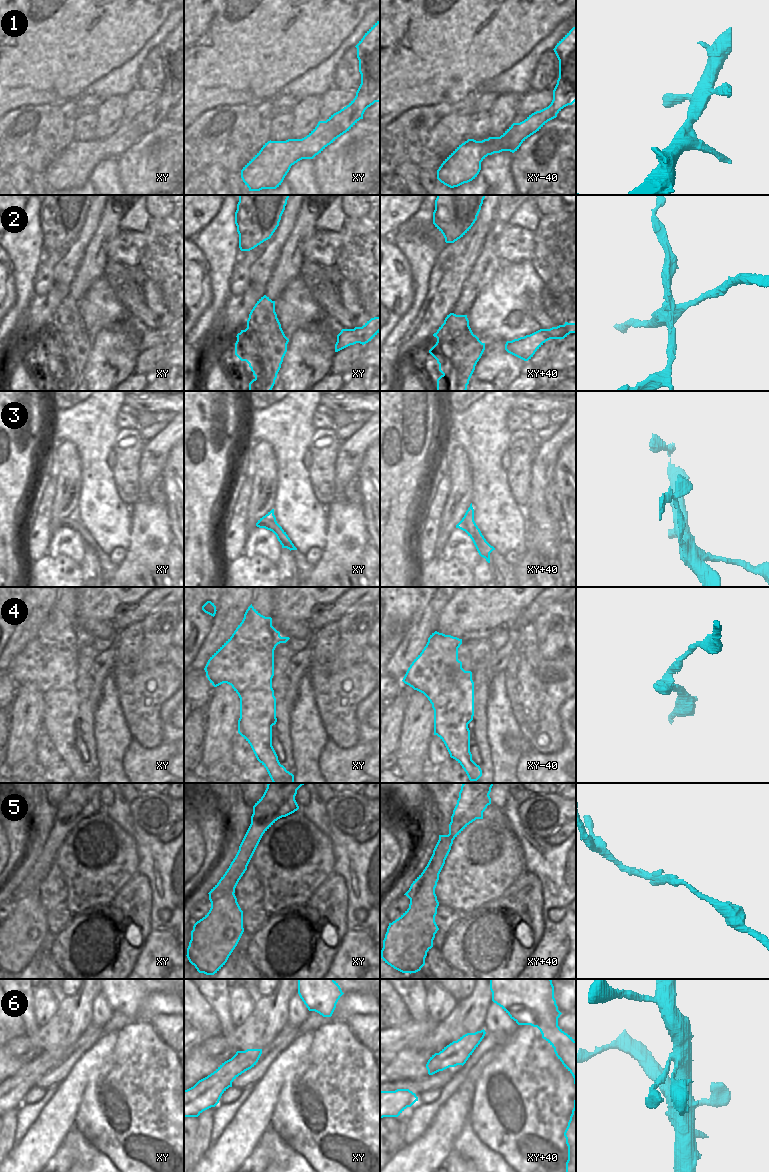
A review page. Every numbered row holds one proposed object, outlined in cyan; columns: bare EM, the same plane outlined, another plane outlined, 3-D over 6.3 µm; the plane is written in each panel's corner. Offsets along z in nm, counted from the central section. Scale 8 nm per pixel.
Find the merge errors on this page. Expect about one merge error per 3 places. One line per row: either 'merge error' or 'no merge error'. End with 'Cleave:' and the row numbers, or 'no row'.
1: no merge error
2: merge error
3: merge error
4: no merge error
5: merge error
6: no merge error
Cleave: 2, 3, 5

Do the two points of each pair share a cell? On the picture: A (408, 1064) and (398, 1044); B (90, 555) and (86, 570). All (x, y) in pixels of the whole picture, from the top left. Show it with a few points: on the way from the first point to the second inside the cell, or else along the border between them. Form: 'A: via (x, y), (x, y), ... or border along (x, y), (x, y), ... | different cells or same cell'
A: border along (420, 1037), (417, 1037), (406, 1046), (390, 1062) | different cells
B: via (90, 559), (90, 566) | same cell

